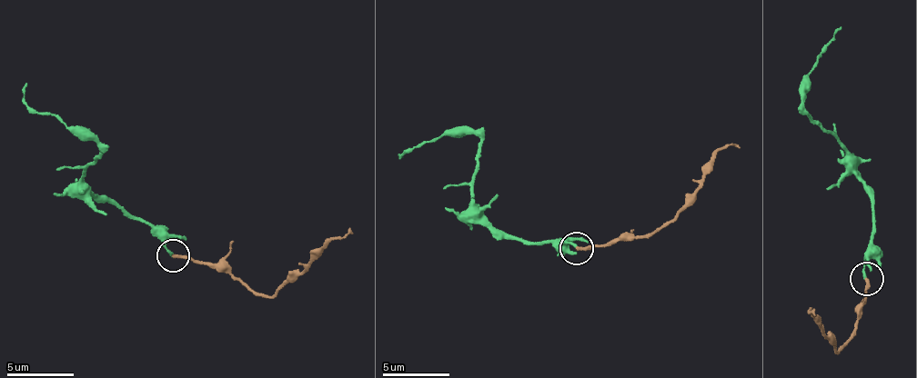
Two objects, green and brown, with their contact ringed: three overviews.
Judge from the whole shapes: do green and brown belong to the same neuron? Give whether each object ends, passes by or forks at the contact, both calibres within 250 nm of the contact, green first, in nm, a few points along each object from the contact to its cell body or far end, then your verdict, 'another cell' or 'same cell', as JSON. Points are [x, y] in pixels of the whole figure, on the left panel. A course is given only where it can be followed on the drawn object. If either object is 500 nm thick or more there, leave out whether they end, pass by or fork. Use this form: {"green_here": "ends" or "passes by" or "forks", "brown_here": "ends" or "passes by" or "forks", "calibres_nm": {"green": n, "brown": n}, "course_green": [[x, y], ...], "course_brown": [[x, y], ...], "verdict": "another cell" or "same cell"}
{"green_here": "ends", "brown_here": "ends", "calibres_nm": {"green": 190, "brown": 240}, "course_green": [[174, 257], [143, 220], [82, 177], [100, 154], [97, 143], [38, 115], [23, 96], [25, 81]], "course_brown": [[174, 255], [228, 270], [268, 295], [349, 227]], "verdict": "another cell"}

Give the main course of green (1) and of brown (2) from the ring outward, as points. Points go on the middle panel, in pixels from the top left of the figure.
1: (578, 246), (565, 239), (533, 243), (499, 232), (472, 200), (479, 147), (474, 134), (453, 132), (401, 156)
2: (578, 249), (632, 240), (670, 222), (688, 204), (723, 146), (735, 144)

